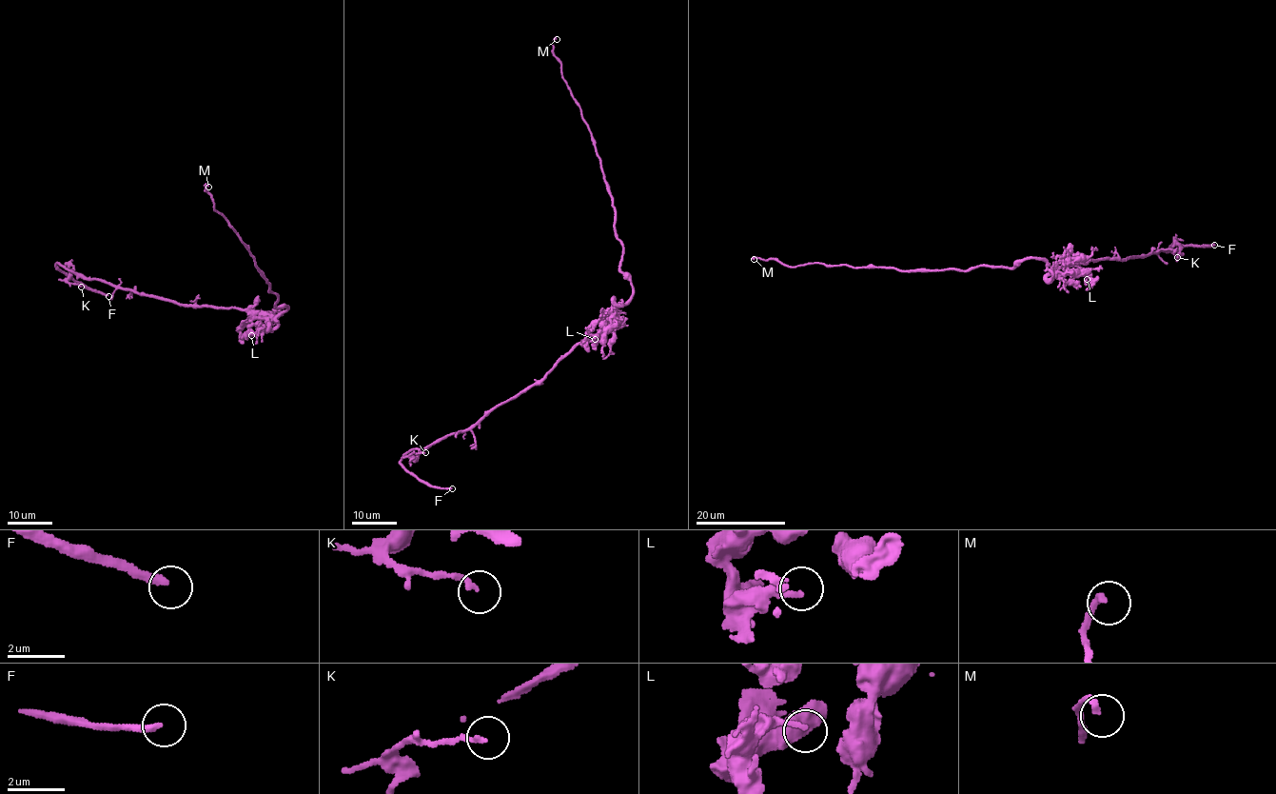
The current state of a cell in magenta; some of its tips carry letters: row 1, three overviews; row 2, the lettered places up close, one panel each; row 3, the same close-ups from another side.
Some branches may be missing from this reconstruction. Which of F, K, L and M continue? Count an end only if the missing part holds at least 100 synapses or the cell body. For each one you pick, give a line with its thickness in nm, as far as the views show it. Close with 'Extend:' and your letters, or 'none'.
F: 260 nm
Extend: F

